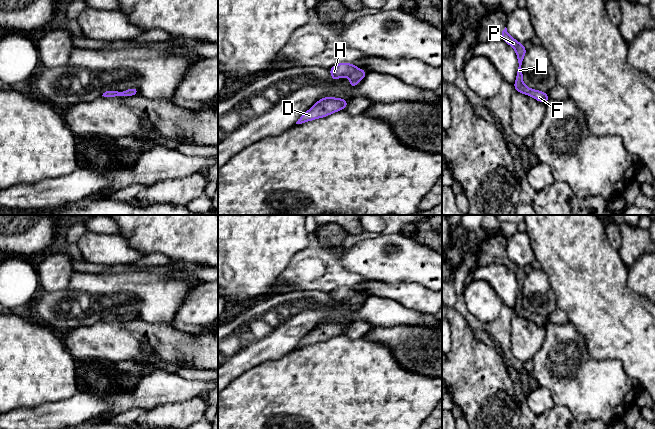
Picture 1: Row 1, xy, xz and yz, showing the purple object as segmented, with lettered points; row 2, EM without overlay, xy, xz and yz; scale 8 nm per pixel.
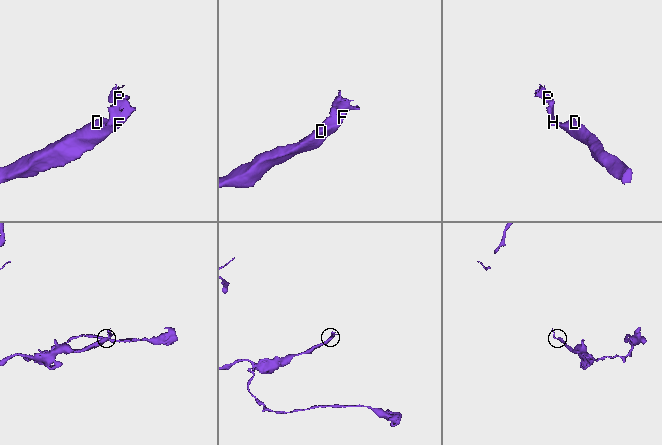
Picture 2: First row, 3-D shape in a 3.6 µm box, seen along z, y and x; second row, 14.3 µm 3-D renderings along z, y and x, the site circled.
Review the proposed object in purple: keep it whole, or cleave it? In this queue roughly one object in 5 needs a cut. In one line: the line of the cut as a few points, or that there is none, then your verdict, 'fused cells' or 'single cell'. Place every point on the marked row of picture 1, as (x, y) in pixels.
no cut; single cell

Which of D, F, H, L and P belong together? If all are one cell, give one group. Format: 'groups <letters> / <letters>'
groups D F H L P

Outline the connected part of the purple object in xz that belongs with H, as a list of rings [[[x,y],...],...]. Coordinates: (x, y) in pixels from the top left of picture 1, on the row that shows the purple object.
[[[339,63],[330,68],[332,81],[336,81],[339,77],[348,77],[350,79],[350,88],[355,88],[357,83],[364,79],[367,75],[365,70],[362,70],[352,63]]]

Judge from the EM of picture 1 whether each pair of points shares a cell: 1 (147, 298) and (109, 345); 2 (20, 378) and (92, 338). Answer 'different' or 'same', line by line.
1: different
2: different

